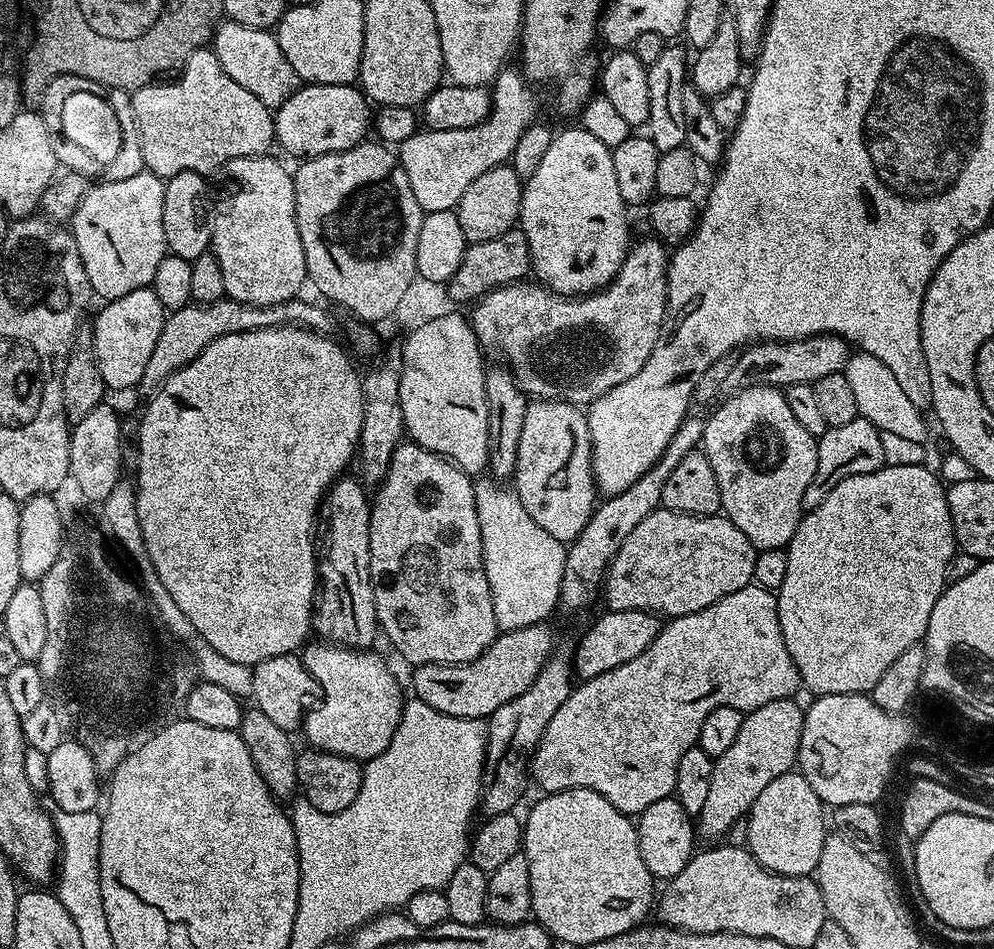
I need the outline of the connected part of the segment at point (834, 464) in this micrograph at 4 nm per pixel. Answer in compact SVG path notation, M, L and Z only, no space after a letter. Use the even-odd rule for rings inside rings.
M863 418L828 428L826 434L819 436L816 442L818 466L814 470L814 478L810 478L810 486L806 486L806 494L802 494L804 512L817 508L822 498L826 498L826 494L830 494L834 486L838 486L838 482L858 474L870 474L885 467L879 436L879 430Z

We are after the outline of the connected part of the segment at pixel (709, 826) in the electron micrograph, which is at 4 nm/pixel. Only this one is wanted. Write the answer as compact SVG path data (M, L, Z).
M789 698L778 702L766 702L766 706L758 706L745 715L742 730L738 730L738 738L734 738L734 743L728 747L726 754L717 756L712 761L710 791L698 817L698 828L703 835L705 832L708 836L727 837L730 826L734 826L736 820L747 817L748 812L754 806L754 802L758 798L756 788L766 790L766 786L770 786L770 782L774 782L774 778L793 771L797 767L804 713L805 711L799 709Z

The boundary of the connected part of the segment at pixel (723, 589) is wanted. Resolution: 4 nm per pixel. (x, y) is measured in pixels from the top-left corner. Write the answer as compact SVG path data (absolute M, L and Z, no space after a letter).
M661 506L646 514L632 533L626 534L626 542L618 546L618 554L614 554L602 585L602 600L614 612L642 610L654 612L661 618L694 614L706 610L706 606L714 606L714 602L726 598L726 594L734 594L734 590L742 590L753 583L757 551L750 538L746 538L746 534L742 534L742 530L738 530L738 526L723 514L691 516Z

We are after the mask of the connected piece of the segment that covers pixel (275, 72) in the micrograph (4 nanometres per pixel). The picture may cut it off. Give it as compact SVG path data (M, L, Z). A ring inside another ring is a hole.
M225 19L217 28L214 37L214 51L218 62L222 62L222 70L238 82L238 86L246 86L250 94L258 98L270 110L281 108L297 89L301 87L300 76L286 62L286 54L282 54L282 46L278 46L275 35L266 28L251 28L238 22Z

